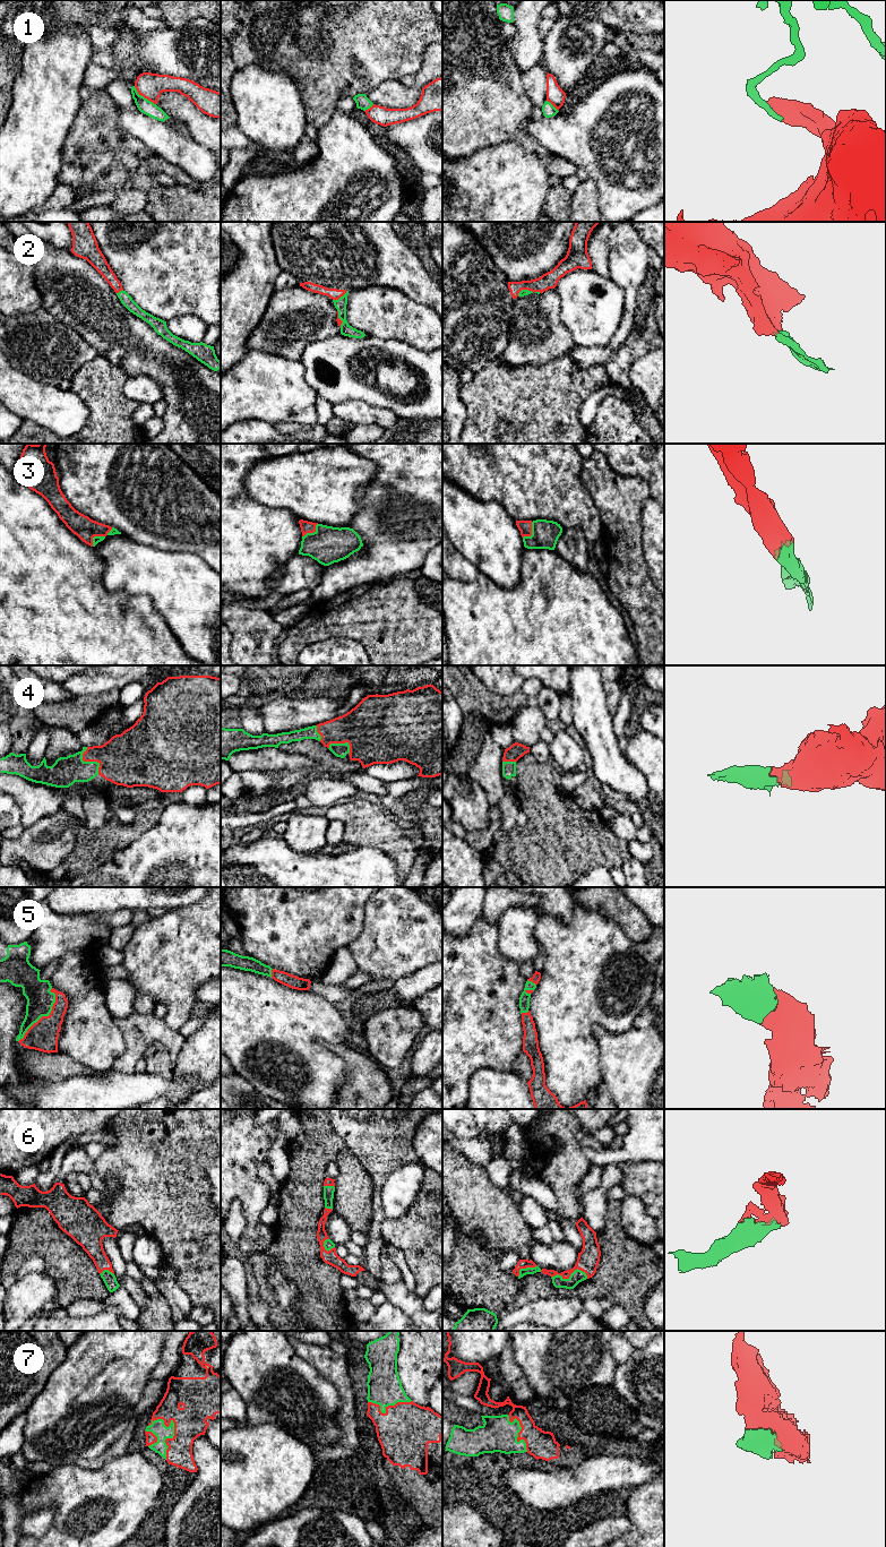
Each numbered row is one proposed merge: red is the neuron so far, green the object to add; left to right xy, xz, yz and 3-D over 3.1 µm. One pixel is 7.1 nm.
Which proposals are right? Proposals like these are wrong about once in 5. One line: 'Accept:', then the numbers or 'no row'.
Accept: 2, 3, 4, 5, 6, 7

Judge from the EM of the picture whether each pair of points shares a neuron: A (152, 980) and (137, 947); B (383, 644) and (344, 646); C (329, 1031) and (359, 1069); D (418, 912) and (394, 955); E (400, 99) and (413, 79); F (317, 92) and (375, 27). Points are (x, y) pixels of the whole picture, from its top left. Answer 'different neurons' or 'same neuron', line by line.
A: same neuron
B: different neurons
C: different neurons
D: same neuron
E: different neurons
F: same neuron

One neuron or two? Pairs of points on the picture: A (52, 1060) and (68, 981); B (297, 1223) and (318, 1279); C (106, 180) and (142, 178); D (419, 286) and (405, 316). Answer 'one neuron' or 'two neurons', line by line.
A: two neurons
B: one neuron
C: two neurons
D: two neurons

